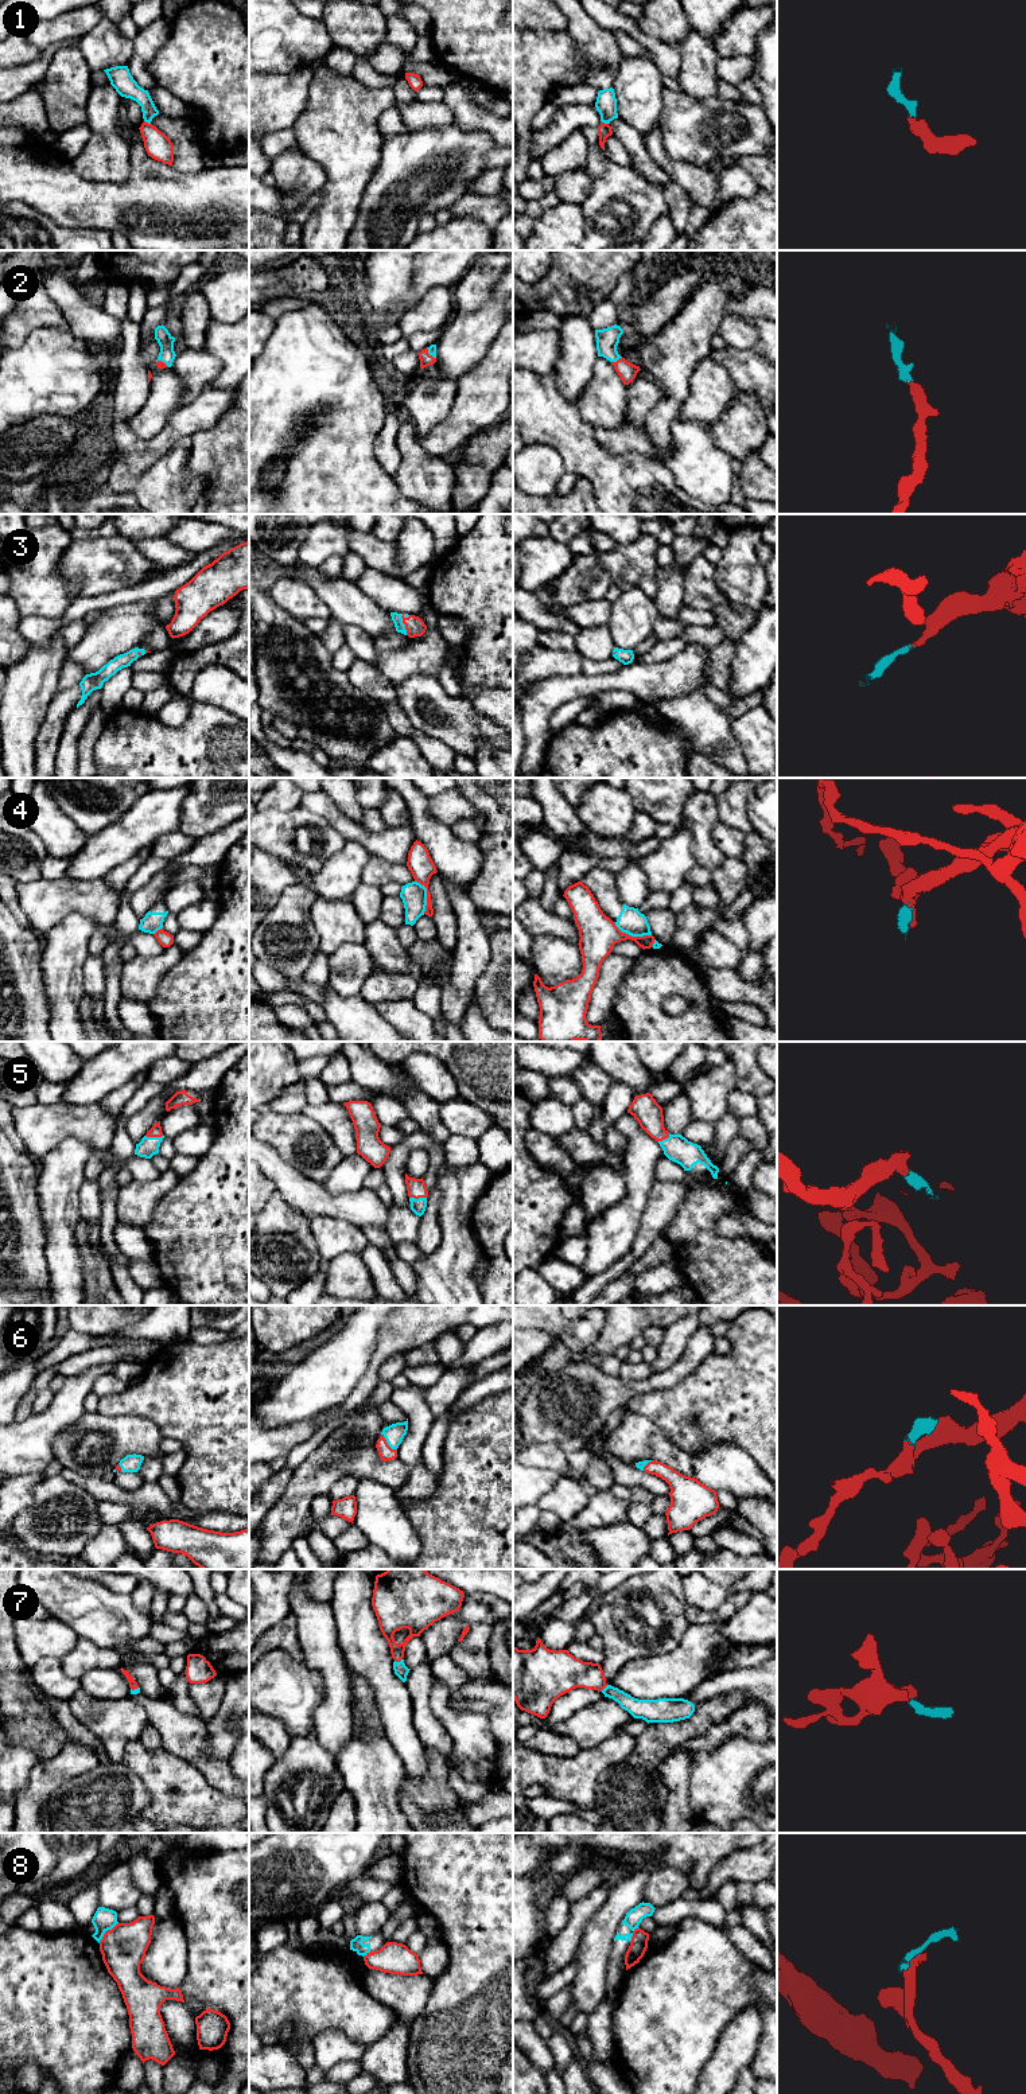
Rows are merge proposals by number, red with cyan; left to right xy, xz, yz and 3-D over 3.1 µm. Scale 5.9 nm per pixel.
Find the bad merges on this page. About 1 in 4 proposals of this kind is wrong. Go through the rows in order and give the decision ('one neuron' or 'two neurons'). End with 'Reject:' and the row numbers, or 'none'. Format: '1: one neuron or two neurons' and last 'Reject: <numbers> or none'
1: one neuron
2: one neuron
3: one neuron
4: two neurons
5: one neuron
6: one neuron
7: one neuron
8: two neurons
Reject: 4, 8

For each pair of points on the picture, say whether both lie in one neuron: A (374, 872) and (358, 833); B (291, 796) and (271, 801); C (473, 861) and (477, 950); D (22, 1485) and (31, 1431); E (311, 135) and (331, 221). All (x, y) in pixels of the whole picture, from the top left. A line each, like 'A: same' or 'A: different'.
A: different
B: same
C: different
D: different
E: same

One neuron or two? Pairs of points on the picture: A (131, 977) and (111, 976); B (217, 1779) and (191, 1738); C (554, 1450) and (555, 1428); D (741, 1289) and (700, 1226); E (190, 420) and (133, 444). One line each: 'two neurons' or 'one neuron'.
A: two neurons
B: one neuron
C: two neurons
D: one neuron
E: one neuron

